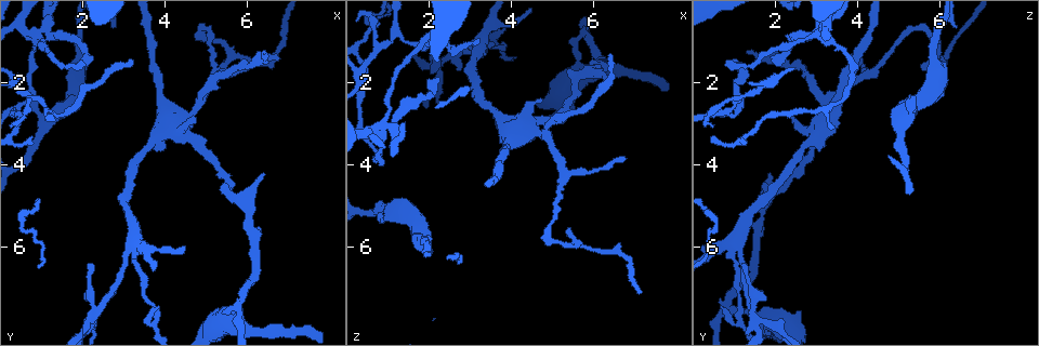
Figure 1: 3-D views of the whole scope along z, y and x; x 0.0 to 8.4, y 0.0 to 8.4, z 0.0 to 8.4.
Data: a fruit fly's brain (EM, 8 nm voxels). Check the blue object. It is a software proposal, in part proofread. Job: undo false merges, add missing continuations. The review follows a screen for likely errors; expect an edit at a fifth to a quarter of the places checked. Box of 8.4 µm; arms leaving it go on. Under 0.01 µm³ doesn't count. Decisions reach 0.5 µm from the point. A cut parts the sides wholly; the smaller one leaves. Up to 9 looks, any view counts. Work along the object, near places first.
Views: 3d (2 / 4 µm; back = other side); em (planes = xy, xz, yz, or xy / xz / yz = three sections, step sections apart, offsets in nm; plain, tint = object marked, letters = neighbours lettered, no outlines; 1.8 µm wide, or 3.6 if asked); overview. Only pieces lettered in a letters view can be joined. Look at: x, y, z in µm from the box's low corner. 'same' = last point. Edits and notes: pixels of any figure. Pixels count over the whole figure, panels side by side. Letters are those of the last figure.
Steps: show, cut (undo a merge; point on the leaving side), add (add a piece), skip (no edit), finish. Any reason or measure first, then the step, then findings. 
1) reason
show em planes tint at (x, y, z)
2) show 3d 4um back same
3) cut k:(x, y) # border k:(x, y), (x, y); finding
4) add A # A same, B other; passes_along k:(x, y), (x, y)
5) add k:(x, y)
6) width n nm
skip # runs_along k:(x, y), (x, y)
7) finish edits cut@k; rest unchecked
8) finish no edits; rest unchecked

thin end
show em xz step 4 letters at (6.80, 1.35, 3.90)

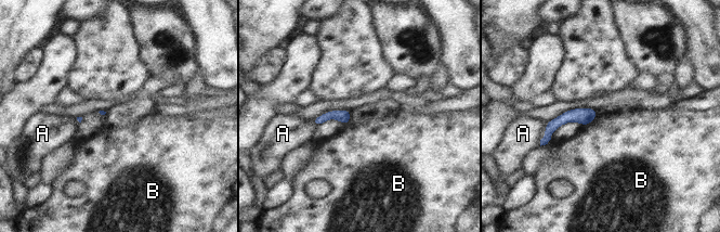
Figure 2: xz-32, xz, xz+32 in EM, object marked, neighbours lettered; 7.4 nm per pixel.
skip # A other, B other; no lettered piece goes on from it

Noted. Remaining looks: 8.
tapers out
show em xy step 4 letters at (3.25, 1.50, 1.00)

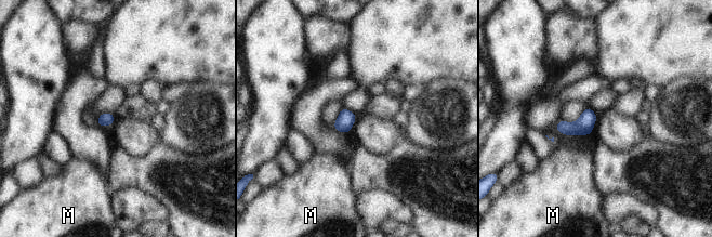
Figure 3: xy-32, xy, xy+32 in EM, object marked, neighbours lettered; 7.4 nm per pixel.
longest_contact M 40 nm
skip # M other; border 3:(584, 134), (589, 135); no lettered piece goes on from it

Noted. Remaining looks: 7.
a fork
show em planes letters at (5.90, 4.90, 1.80)

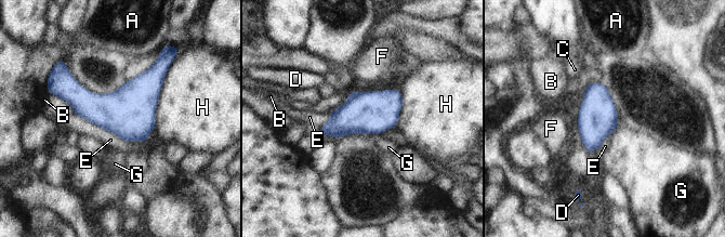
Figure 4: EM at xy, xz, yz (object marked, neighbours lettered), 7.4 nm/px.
skip # A other, B other, C other, D other, E other, F other, G other, H other; border 4:(618, 121), (615, 130), (609, 134); all the same neuron

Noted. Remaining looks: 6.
an open end
show em planes plain at (4.70, 2.85, 2.40)

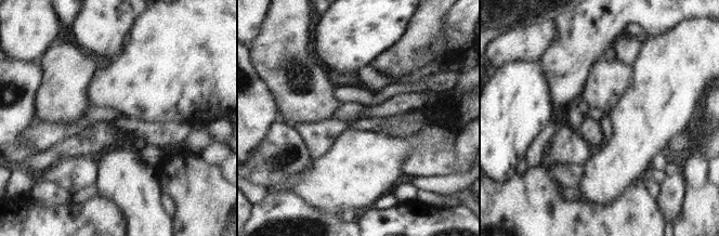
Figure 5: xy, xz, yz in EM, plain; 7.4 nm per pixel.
show em planes letters same

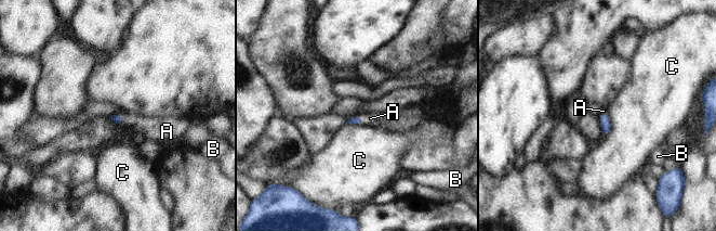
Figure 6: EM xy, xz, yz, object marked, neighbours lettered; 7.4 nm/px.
longest_contact C 180 nm
add A # A same, B other, C other; passes_along 6:(356, 119), (360, 117), (370, 118); the neuron continues

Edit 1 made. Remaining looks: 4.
finish edits add@6; rest unchecked

